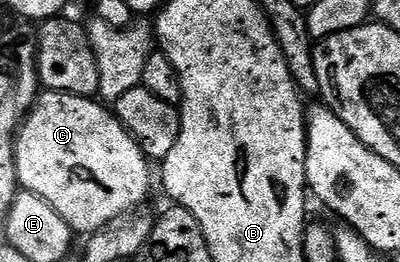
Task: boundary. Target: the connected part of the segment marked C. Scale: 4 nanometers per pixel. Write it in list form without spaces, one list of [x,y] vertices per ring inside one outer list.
[[[44,90],[37,95],[32,111],[24,117],[16,134],[16,178],[19,187],[46,198],[46,202],[50,202],[50,206],[66,218],[76,234],[99,232],[128,212],[137,211],[152,188],[153,165],[119,118],[103,107],[107,108],[96,98]]]

